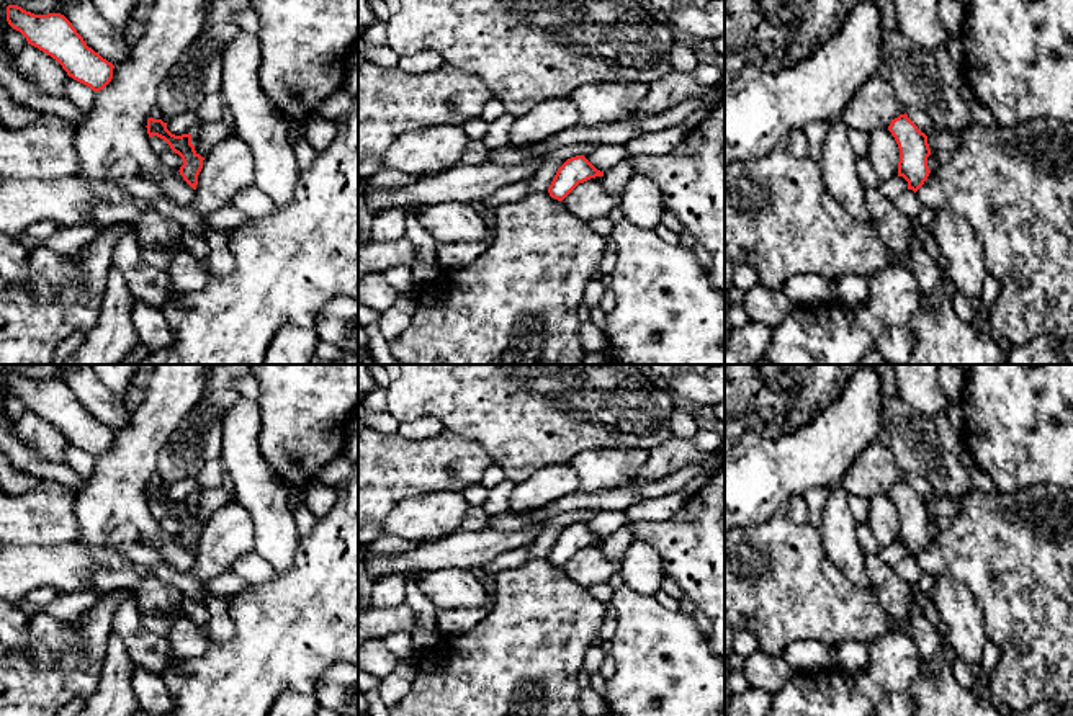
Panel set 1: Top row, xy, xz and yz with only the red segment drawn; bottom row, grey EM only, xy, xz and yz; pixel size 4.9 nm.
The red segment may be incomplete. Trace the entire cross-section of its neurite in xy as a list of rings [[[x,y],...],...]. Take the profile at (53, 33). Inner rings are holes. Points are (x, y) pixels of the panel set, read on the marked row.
[[[8,5],[7,21],[26,38],[28,44],[56,59],[69,77],[93,92],[103,90],[111,82],[114,65],[88,47],[64,15],[34,15],[18,5]]]

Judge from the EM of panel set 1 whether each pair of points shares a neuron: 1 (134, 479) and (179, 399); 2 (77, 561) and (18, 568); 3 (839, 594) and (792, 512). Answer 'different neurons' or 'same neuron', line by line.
1: same neuron
2: same neuron
3: different neurons

